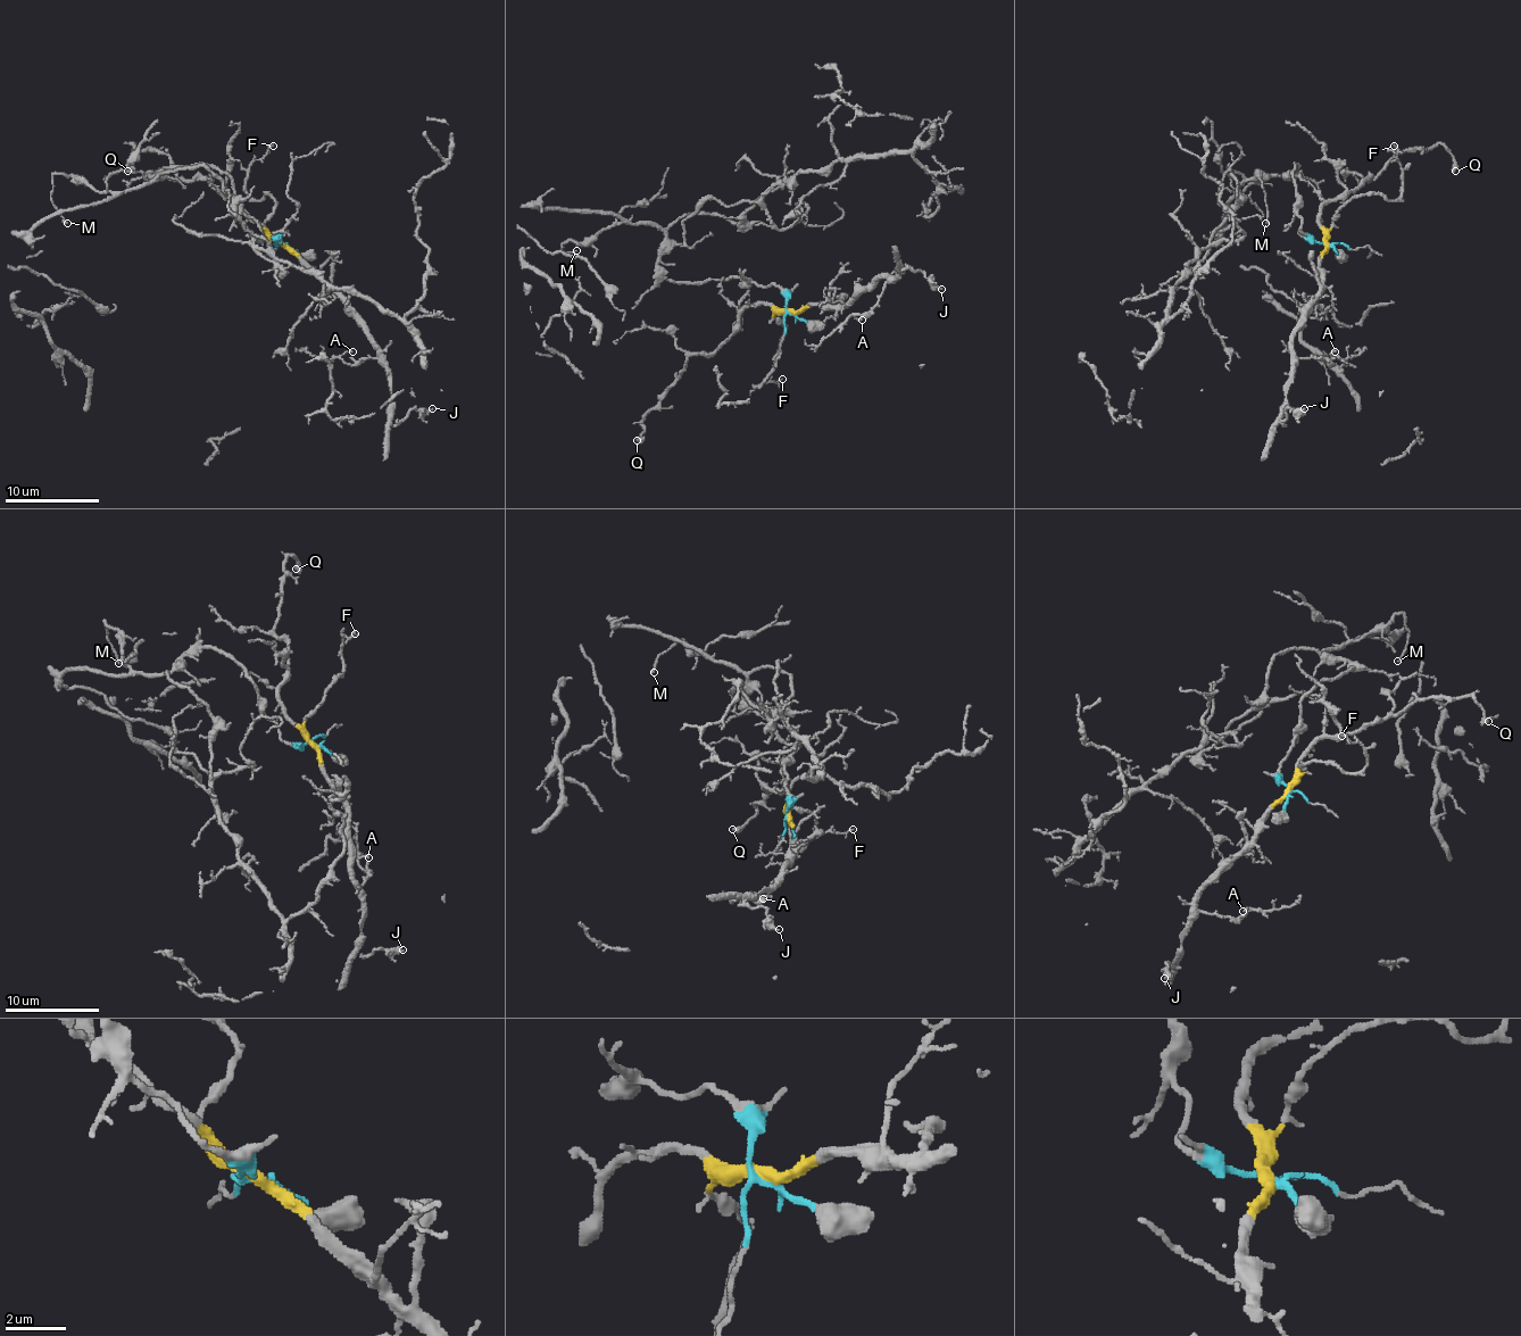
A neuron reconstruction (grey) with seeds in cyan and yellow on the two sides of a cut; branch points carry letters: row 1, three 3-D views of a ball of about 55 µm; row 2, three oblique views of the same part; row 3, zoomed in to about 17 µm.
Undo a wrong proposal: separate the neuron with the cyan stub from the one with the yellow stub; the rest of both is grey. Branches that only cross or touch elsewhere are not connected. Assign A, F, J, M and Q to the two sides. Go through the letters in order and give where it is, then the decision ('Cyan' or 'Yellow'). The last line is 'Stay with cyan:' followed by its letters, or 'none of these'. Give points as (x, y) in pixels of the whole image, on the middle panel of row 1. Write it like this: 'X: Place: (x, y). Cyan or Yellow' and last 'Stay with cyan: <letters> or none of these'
A: Place: (862, 320). Yellow
F: Place: (782, 379). Yellow
J: Place: (941, 289). Yellow
M: Place: (576, 250). Cyan
Q: Place: (637, 440). Yellow
Stay with cyan: M

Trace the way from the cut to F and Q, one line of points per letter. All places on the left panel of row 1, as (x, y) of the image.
F: (280, 245), (265, 227), (265, 218), (274, 201), (269, 194), (254, 199), (246, 192), (246, 168), (272, 144)
Q: (280, 245), (206, 181), (182, 181), (166, 155), (133, 144), (127, 171)

